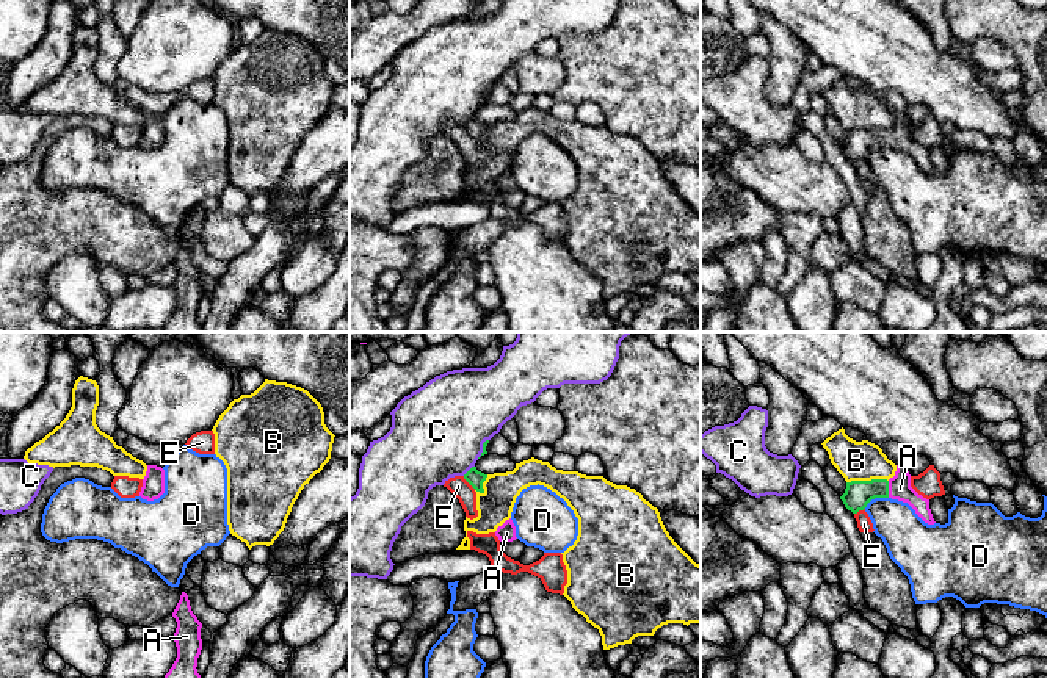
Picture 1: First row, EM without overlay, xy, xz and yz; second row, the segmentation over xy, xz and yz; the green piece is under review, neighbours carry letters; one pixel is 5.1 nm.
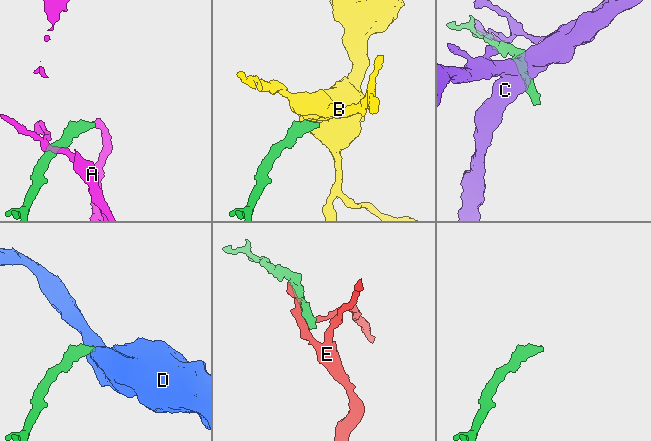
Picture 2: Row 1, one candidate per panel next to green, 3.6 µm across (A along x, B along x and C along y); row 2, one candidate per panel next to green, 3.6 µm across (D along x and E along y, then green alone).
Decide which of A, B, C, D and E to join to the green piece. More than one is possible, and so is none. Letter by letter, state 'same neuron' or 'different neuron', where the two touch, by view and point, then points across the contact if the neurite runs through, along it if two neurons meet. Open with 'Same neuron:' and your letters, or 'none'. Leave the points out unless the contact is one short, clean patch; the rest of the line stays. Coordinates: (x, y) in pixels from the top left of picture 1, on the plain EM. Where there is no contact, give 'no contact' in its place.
Same neuron: A
A: same neuron | yz (887, 138) | across yz (858, 143), (870, 138), (887, 138), (900, 138)
B: different neuron | yz (867, 130) | along yz (887, 129), (851, 129), (847, 132)
C: different neuron | xz (469, 119)
D: different neuron | yz (875, 146) | along yz (887, 146), (875, 146), (864, 157)
E: different neuron | xz (469, 132)

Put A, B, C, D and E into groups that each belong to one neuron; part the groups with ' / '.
A / B / C / D / E

